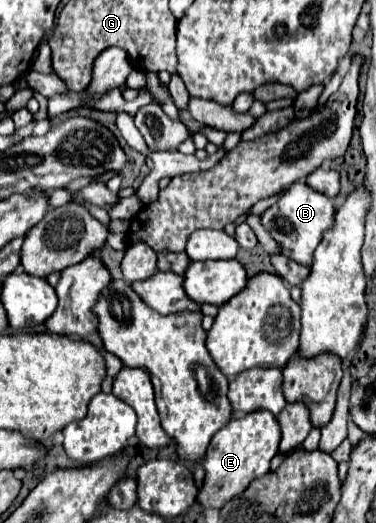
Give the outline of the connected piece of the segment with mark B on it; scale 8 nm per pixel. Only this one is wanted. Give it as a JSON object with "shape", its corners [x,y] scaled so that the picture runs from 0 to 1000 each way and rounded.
{"shape":[[[790,346],[753,369],[753,377],[726,396],[715,396],[694,411],[694,423],[699,423],[699,434],[721,446],[721,453],[747,468],[753,488],[790,499],[795,507],[827,511],[838,472],[854,465],[859,446],[886,434],[891,396],[875,377],[864,377],[859,369],[838,369],[822,354],[811,354],[806,346]]]}

